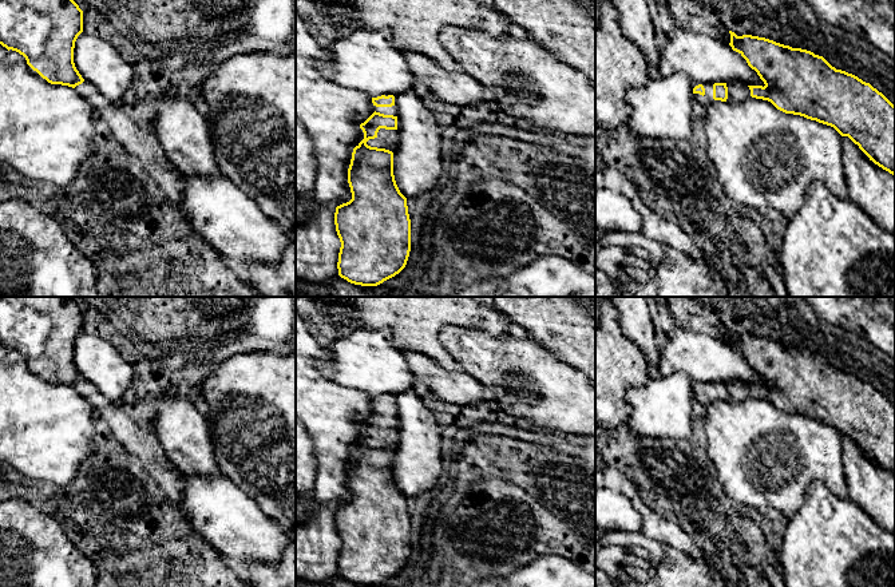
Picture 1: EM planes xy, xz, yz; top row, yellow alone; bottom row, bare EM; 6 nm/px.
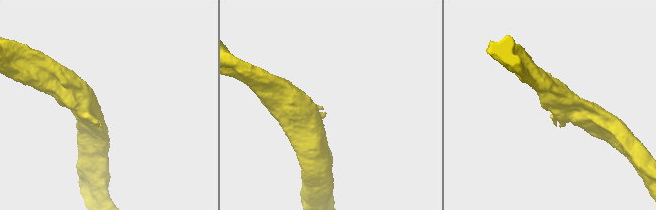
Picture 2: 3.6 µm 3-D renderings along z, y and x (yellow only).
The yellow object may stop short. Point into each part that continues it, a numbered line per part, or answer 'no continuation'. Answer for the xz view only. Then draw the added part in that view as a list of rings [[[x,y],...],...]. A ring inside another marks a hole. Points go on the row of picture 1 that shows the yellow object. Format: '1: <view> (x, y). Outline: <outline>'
1: xz (392, 110). Outline: [[[395,99],[395,104],[392,107],[376,107],[375,106],[375,111],[380,112],[380,114],[384,114],[384,115],[397,116],[396,99]]]
2: xz (388, 139). Outline: [[[380,128],[375,139],[367,142],[371,147],[385,148],[392,152],[399,147],[399,132],[397,130]]]

